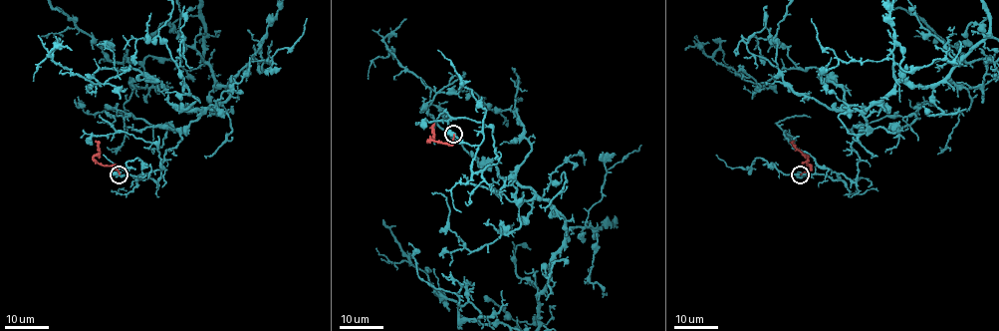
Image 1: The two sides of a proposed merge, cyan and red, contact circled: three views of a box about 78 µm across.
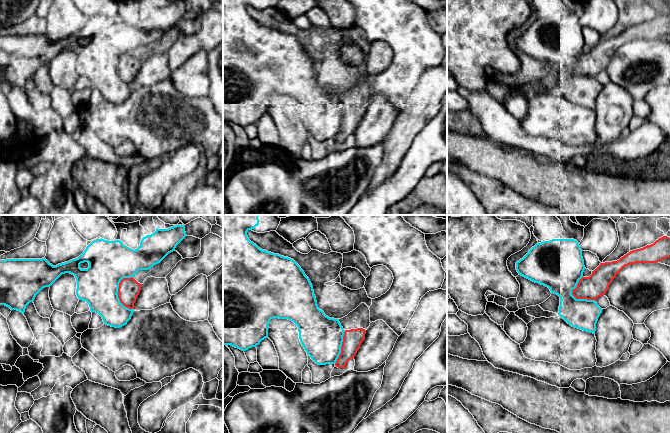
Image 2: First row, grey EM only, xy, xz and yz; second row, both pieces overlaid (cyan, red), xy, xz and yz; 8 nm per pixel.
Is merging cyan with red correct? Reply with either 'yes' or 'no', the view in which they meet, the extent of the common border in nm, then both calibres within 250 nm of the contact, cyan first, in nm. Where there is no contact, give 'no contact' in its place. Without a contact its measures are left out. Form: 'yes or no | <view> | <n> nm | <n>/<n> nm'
no | xy | 280 nm | 320/170 nm

